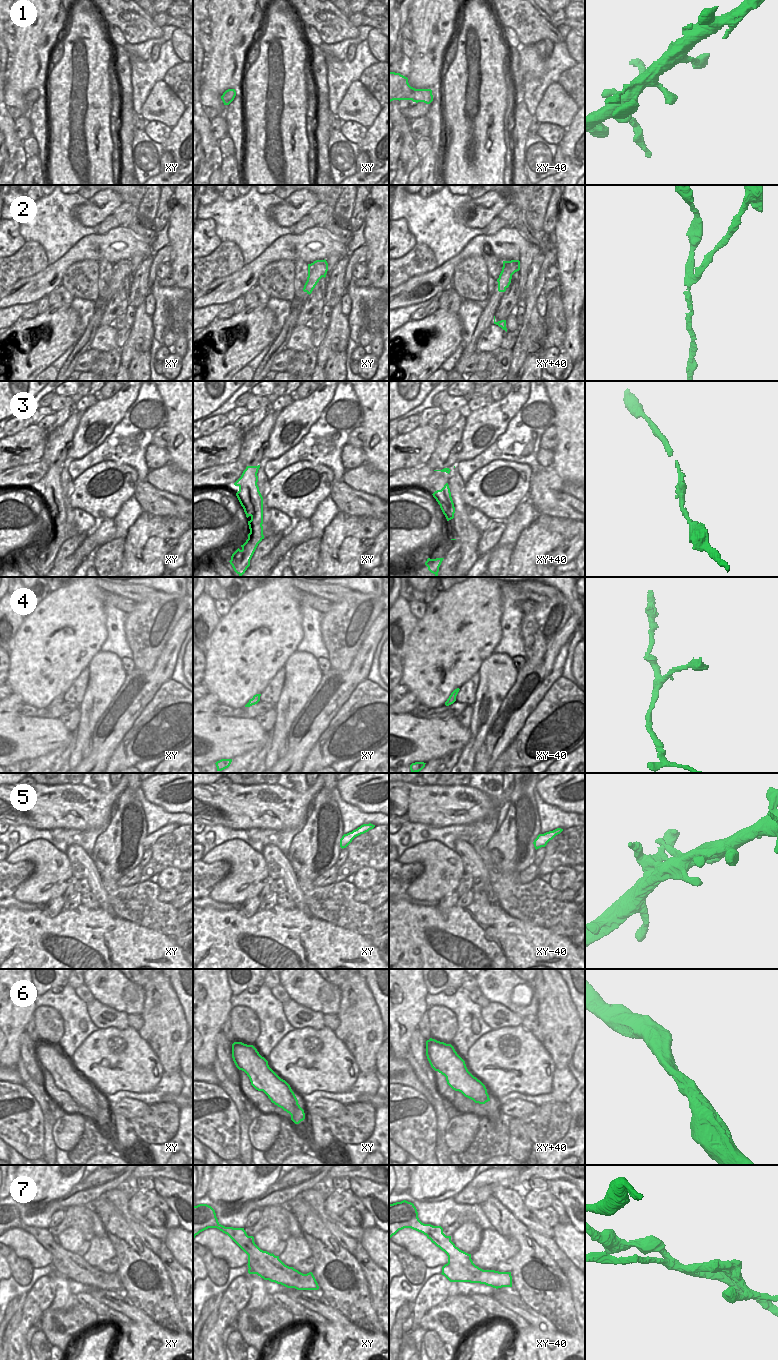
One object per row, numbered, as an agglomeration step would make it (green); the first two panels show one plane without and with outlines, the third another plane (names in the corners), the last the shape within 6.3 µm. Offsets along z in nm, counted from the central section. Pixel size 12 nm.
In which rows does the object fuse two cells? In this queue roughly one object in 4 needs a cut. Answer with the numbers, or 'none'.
2, 7.

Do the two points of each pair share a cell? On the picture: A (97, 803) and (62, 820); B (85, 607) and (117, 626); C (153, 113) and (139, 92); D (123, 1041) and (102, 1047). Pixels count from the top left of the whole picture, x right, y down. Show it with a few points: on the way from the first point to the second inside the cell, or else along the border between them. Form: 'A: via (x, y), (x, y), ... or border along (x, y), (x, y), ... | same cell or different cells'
A: via (88, 808), (75, 808), (71, 812) | same cell
B: border along (105, 606), (107, 638), (102, 643) | different cells
C: border along (159, 81), (151, 89), (139, 115) | different cells
D: via (118, 1046), (107, 1047) | same cell

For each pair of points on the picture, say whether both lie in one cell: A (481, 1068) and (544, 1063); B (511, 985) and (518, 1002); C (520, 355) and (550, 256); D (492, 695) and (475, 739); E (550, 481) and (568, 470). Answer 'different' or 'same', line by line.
A: same
B: same
C: same
D: same
E: different

